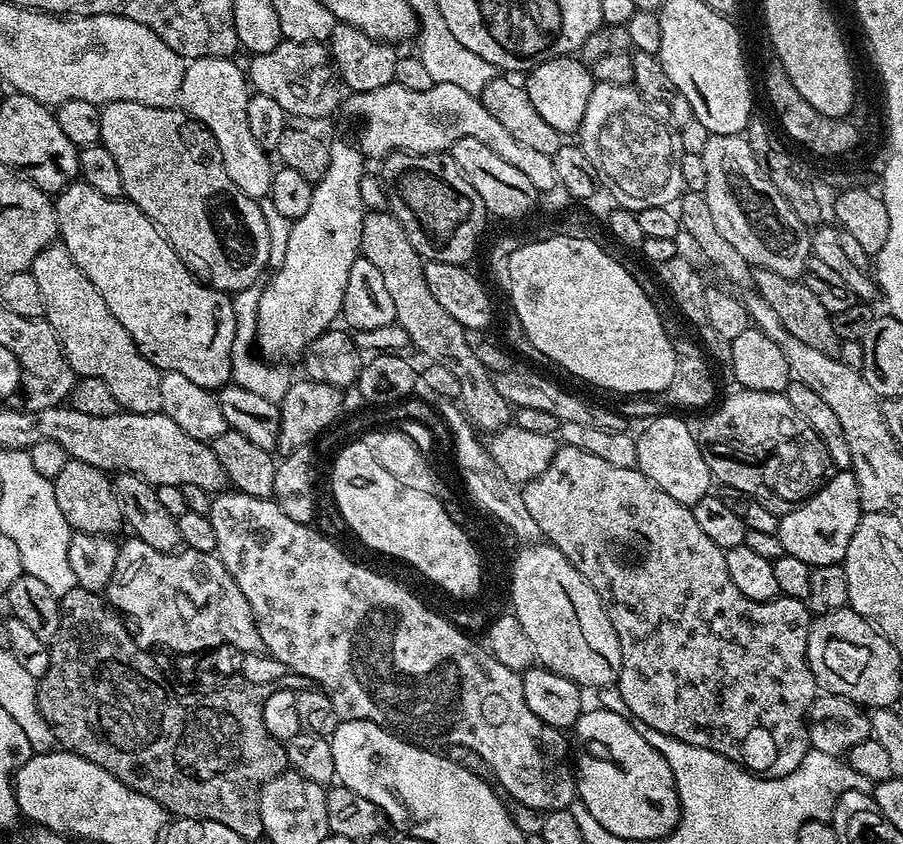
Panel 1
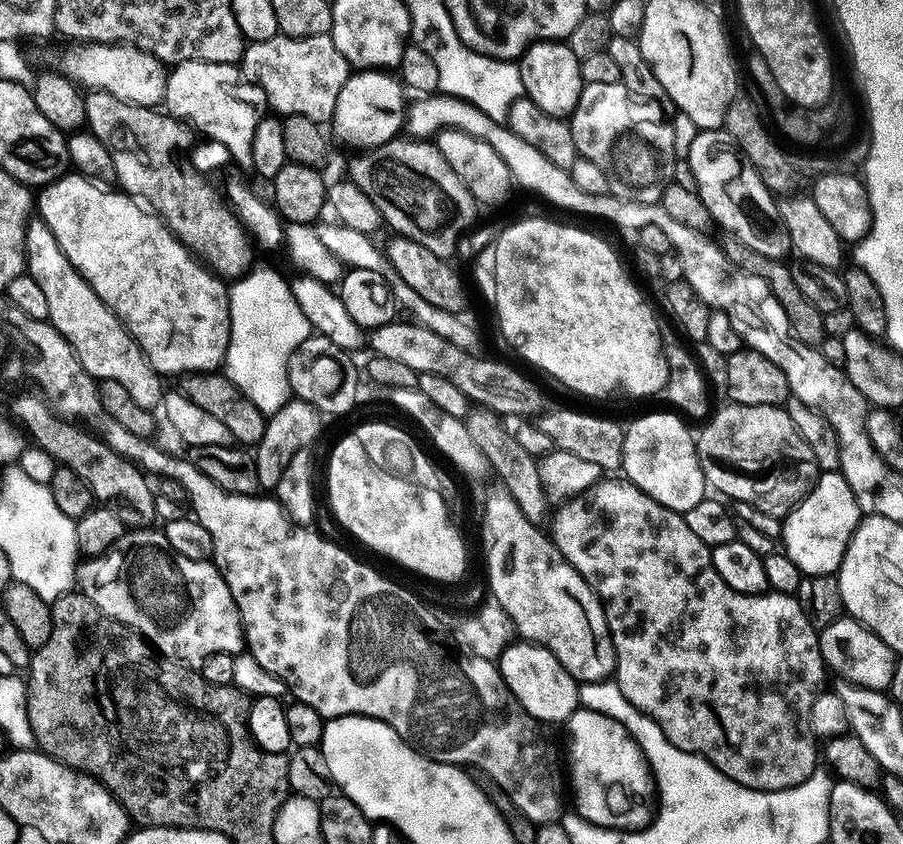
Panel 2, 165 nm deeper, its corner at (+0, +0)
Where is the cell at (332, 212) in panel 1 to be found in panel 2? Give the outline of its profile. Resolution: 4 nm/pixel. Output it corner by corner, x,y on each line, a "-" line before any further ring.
360,70
351,73
346,85
342,86
342,94
338,94
338,102
334,106
334,114
330,127
344,144
355,150
377,148
386,142
397,139
406,124
406,89
403,83
386,70

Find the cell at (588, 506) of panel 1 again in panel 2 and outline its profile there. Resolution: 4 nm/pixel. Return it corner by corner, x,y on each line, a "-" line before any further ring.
601,478
592,488
571,500
563,501
557,507
560,509
557,512
555,509
551,517
550,538
556,549
572,563
578,574
582,574
582,578
600,599
616,655
614,679
626,702
658,722
658,726
662,726
662,734
666,734
668,741
678,746
678,750
706,758
719,772
726,774
726,778
734,778
734,782
742,786
750,786
763,792
777,792
806,782
806,778
810,778
810,774
818,768
818,744
813,737
812,728
808,725
808,719
814,706
814,698
822,691
820,683
824,680
824,672
826,673
816,625
810,622
810,618
806,618
795,595
769,590
761,596
751,596
738,594
738,590
730,590
730,586
722,582
722,574
714,570
712,549
706,542
702,542
702,538
697,538
690,531
690,526
686,526
681,513
662,506
662,502
654,502
650,494
638,490
638,486
634,486
626,478
612,479
616,478

